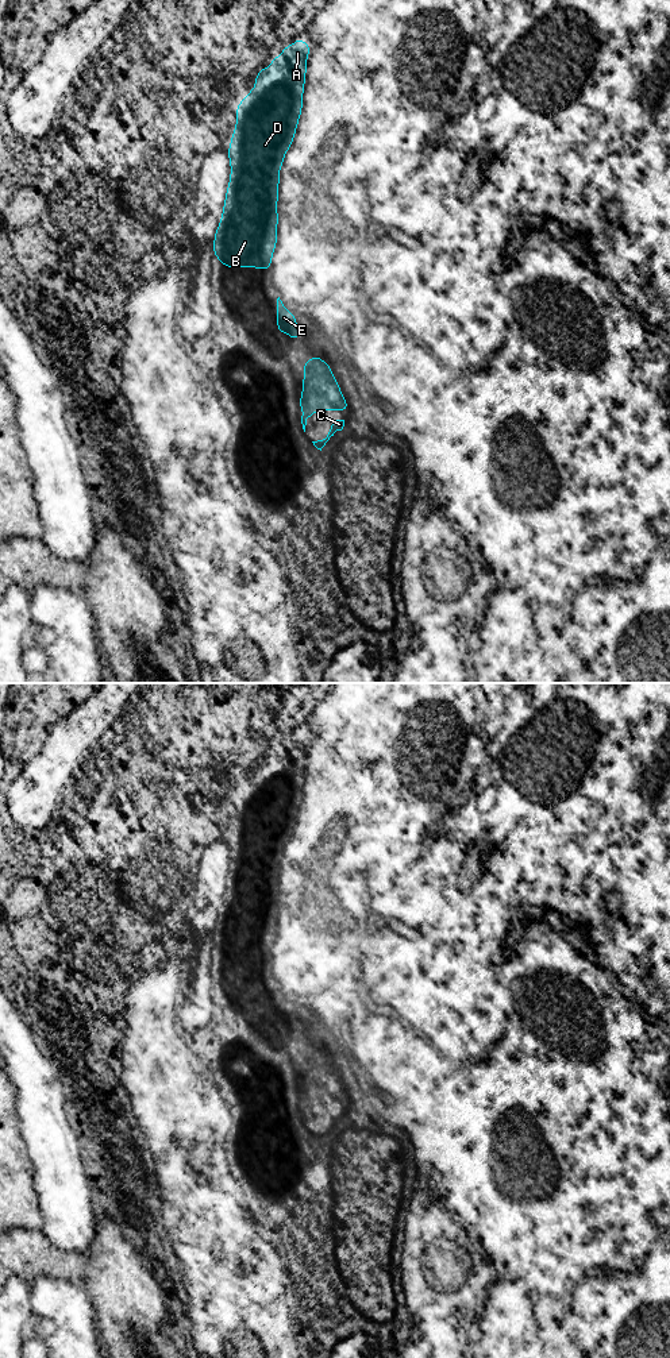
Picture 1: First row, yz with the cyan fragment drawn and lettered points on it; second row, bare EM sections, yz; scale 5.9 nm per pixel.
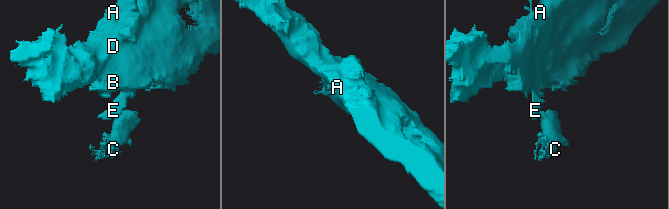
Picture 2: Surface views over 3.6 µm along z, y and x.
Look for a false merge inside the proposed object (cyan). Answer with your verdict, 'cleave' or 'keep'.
cleave

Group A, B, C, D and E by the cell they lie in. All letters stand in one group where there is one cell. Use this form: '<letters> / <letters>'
A B D E / C

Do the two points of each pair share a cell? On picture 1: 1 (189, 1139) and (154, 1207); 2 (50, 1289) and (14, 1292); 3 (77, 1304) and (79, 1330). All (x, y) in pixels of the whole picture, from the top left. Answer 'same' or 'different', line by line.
1: different
2: different
3: same

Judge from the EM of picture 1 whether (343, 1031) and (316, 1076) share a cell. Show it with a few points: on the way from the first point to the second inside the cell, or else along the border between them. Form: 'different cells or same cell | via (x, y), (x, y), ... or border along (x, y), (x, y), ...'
different cells | border along (305, 1053), (318, 1046), (330, 1058)

